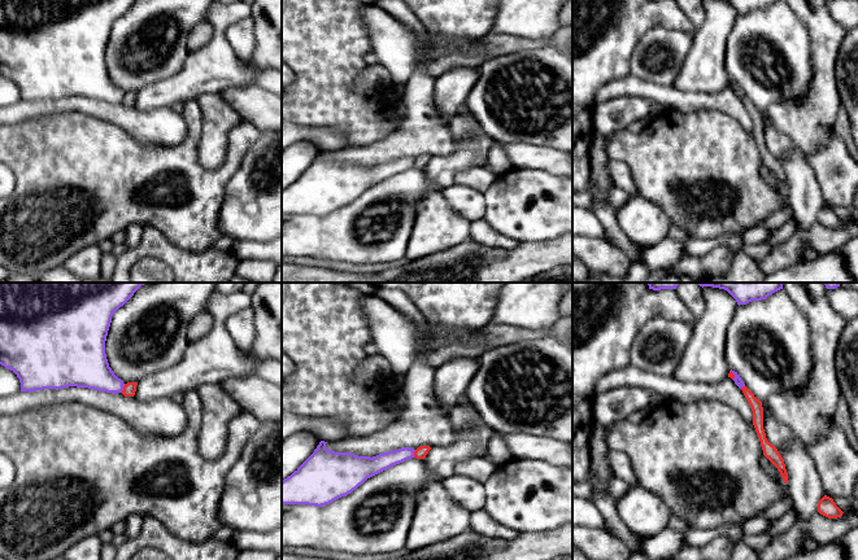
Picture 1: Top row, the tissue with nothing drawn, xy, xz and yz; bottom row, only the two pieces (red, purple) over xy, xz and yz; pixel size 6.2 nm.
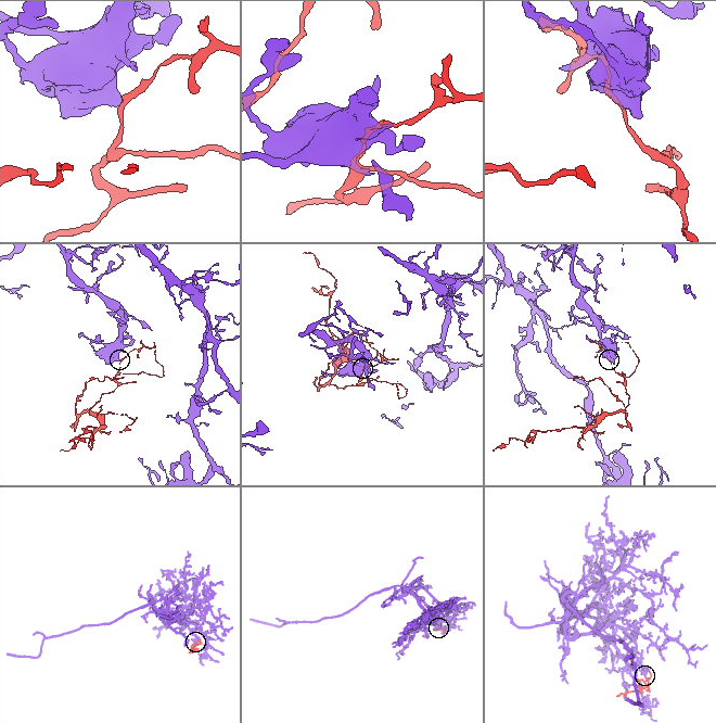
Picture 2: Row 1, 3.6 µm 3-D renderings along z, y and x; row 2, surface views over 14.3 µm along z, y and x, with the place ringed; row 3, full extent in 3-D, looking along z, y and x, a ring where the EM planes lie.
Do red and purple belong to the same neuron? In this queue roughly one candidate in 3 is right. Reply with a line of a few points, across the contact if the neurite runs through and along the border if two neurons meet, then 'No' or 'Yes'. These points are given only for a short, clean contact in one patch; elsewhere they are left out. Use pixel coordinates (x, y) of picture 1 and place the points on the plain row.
Line: xy (125, 93), (120, 101). No

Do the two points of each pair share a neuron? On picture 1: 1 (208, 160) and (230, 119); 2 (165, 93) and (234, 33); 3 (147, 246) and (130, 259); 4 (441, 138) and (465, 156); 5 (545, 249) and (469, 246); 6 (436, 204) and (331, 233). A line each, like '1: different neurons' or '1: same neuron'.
1: same neuron
2: different neurons
3: same neuron
4: different neurons
5: same neuron
6: different neurons

